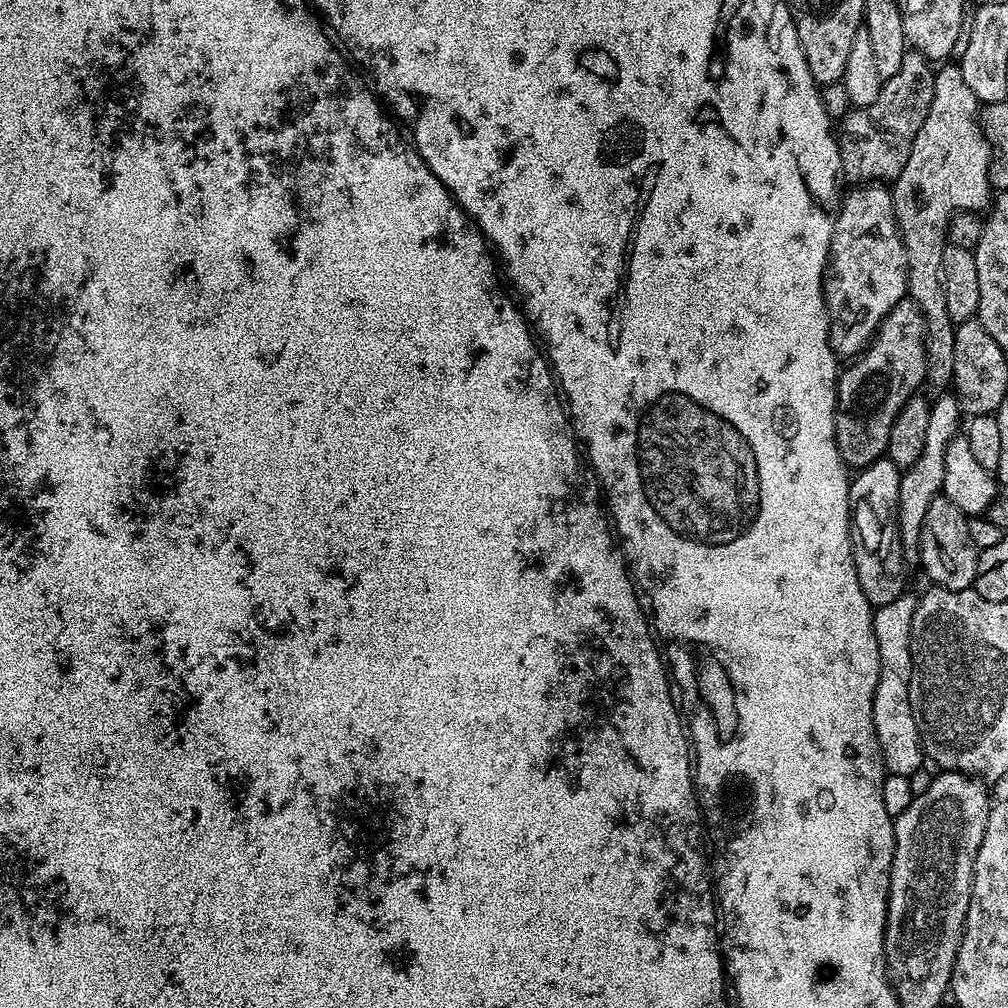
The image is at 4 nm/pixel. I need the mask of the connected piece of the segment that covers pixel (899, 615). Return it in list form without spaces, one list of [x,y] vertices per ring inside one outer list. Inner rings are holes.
[[[902,595],[894,602],[875,609],[872,618],[880,654],[880,678],[874,696],[874,724],[884,754],[885,769],[896,776],[912,776],[926,764],[926,753],[920,742],[918,726],[914,722],[914,710],[910,706],[912,623],[916,601],[915,595]]]

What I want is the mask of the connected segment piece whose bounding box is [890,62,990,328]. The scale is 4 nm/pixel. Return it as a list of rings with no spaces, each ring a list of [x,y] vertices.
[[[948,62],[943,66],[937,67],[935,73],[934,102],[930,102],[930,110],[926,114],[926,122],[922,122],[922,130],[918,130],[918,134],[914,138],[914,146],[910,150],[910,158],[906,162],[906,166],[893,179],[892,185],[894,186],[890,188],[890,199],[894,202],[895,220],[899,226],[900,237],[903,239],[903,248],[906,250],[908,268],[907,295],[910,297],[916,292],[915,296],[932,296],[932,328],[944,328],[946,302],[944,301],[944,291],[942,290],[942,282],[940,281],[940,271],[942,270],[942,250],[945,244],[949,243],[949,220],[957,210],[980,210],[980,207],[982,207],[984,203],[986,203],[985,205],[989,203],[988,192],[990,193],[990,185],[988,182],[988,162],[990,153],[988,151],[988,143],[984,137],[984,131],[982,131],[980,126],[974,126],[974,122],[978,119],[978,101],[974,93],[970,90],[970,86],[966,86],[966,78],[962,78],[962,70],[955,63]]]

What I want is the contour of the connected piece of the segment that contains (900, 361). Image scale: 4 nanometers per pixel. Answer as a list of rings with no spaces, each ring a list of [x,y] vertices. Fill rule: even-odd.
[[[905,298],[886,314],[886,318],[876,329],[874,339],[868,347],[851,361],[848,369],[841,371],[836,385],[836,444],[849,469],[859,470],[872,464],[888,451],[890,426],[900,405],[908,398],[912,387],[924,384],[927,374],[927,350],[925,348],[924,318],[918,318],[914,312],[915,301]]]

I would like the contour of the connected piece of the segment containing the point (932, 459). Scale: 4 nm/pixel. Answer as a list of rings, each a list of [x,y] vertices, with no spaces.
[[[955,395],[940,396],[930,404],[930,423],[926,425],[926,442],[922,454],[900,477],[900,540],[905,553],[912,554],[920,547],[921,523],[935,496],[941,495],[946,474],[946,446],[958,435],[962,408]]]

